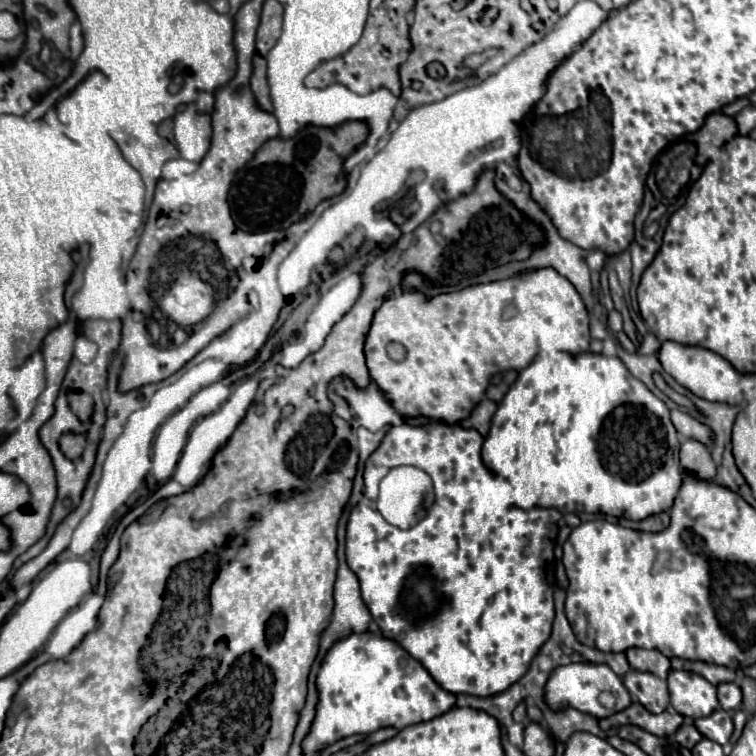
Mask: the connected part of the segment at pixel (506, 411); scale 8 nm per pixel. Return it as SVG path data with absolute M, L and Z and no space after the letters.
M536 351L536 358L539 355L541 359L533 361L534 363L530 367L522 369L524 371L518 375L516 383L510 387L506 397L500 401L498 411L492 417L494 427L490 427L490 433L482 445L482 459L488 465L488 469L492 469L496 475L504 477L514 487L514 493L516 493L514 505L518 505L522 509L532 509L536 505L554 507L554 509L562 511L564 515L580 513L580 511L602 513L602 515L624 517L624 519L632 519L632 521L642 521L650 515L656 515L656 513L672 507L672 501L682 485L682 471L680 471L680 463L678 463L680 441L678 441L678 433L670 421L668 407L652 391L648 391L648 387L642 381L632 377L630 371L626 369L626 365L618 357L606 357L606 355L594 355L594 353L580 353L580 355L572 357L570 353L557 352L560 351L540 351L540 353Z

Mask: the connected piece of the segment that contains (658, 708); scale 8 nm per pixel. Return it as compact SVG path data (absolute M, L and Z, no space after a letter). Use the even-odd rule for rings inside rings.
M630 669L624 675L624 685L648 711L662 713L668 707L668 687L660 677Z

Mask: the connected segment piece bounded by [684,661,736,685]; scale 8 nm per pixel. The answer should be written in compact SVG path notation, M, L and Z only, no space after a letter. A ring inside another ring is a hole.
M684 661L684 669L702 675L704 679L708 679L714 685L724 683L724 681L734 681L734 677L736 677L734 671L728 667L718 667L718 665L702 663L702 661Z

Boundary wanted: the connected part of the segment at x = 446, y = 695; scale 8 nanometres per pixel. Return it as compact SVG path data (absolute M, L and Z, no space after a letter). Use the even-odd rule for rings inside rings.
M436 683L436 717L446 713L448 709L452 709L454 705L456 705L456 695L450 695L450 691L444 691Z

